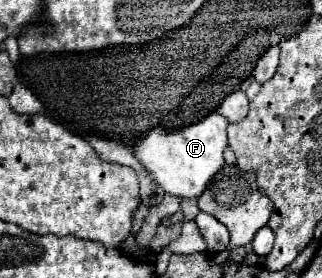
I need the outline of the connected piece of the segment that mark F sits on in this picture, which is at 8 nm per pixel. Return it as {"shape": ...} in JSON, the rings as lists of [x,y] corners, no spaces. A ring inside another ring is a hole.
{"shape":[[[212,113],[212,115],[204,117],[202,121],[190,125],[190,127],[184,127],[184,129],[156,127],[146,137],[142,137],[134,143],[132,153],[138,159],[138,163],[142,165],[142,169],[166,193],[182,197],[182,199],[192,199],[192,197],[202,195],[208,181],[224,165],[222,153],[228,145],[226,127],[228,127],[228,121],[220,113]]]}

